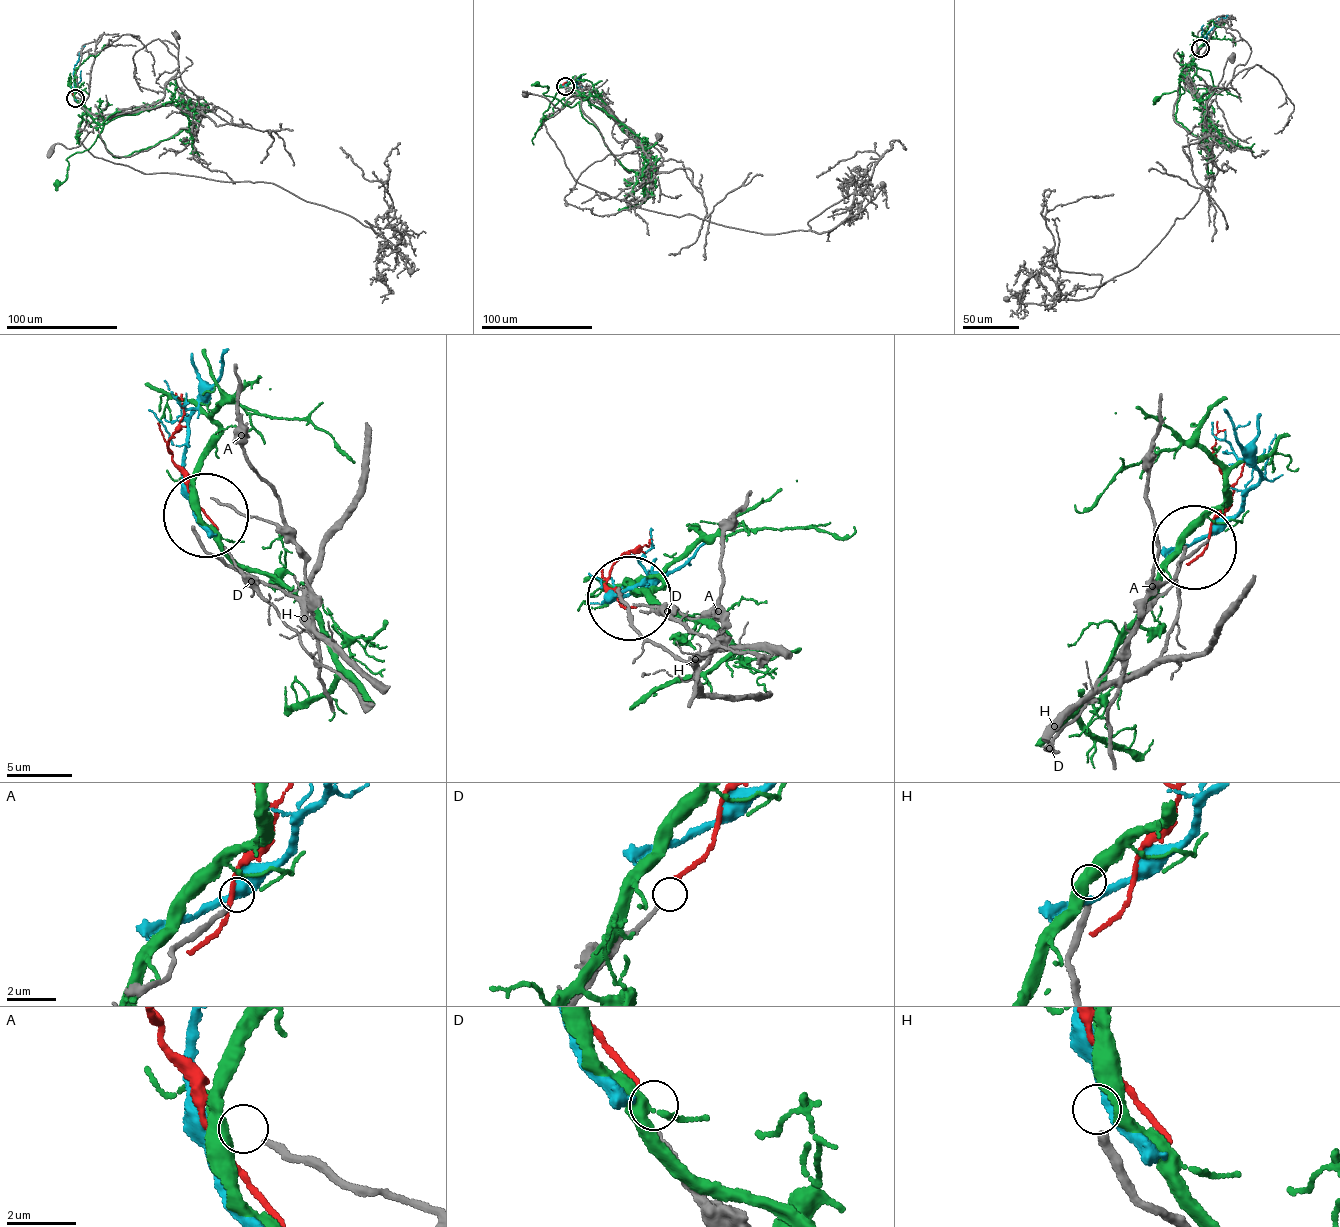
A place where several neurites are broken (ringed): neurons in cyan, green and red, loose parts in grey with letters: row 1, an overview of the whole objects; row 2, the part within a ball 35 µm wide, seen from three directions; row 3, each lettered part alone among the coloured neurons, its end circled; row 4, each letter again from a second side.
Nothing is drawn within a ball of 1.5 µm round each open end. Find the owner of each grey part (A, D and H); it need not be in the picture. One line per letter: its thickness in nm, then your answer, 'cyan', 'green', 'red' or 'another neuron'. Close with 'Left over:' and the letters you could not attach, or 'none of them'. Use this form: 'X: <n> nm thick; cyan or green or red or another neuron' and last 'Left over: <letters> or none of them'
A: 170 nm thick; another neuron
D: 170 nm thick; red
H: 280 nm thick; another neuron
Left over: A, H

